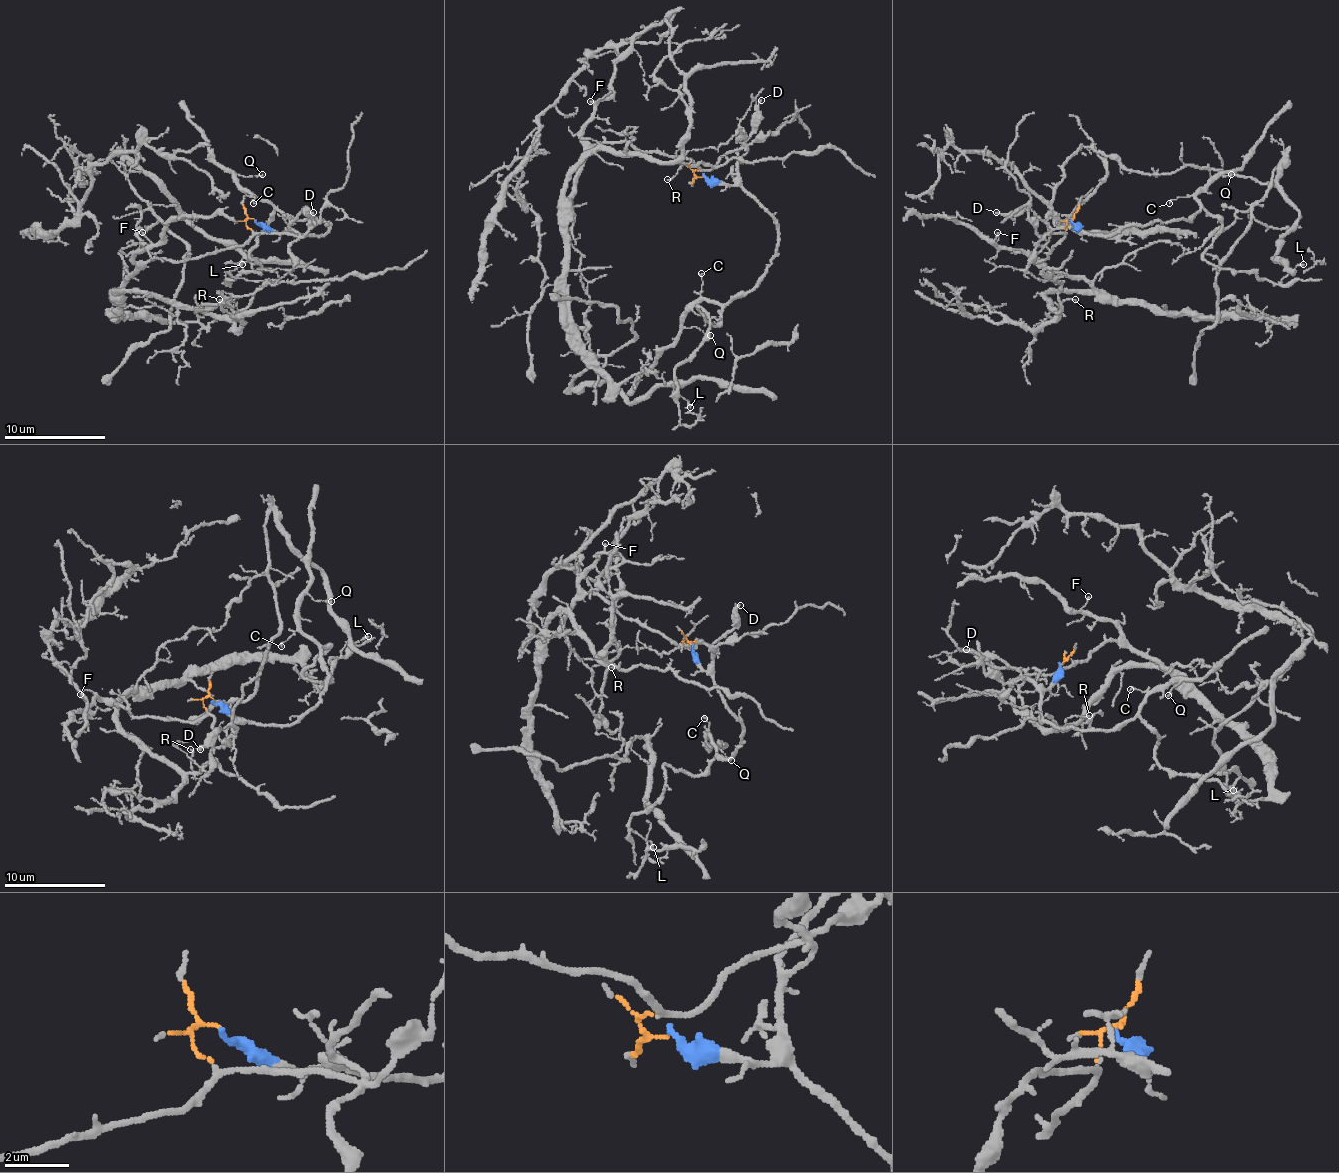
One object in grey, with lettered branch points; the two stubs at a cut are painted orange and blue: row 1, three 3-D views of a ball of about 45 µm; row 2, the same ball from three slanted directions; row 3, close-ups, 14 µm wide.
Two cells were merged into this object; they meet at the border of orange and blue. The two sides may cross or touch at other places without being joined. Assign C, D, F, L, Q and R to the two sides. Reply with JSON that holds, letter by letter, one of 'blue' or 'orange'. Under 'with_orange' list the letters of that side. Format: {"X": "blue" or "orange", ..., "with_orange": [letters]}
{"C": "blue", "D": "blue", "F": "orange", "L": "blue", "Q": "blue", "R": "orange", "with_orange": ["F", "R"]}

